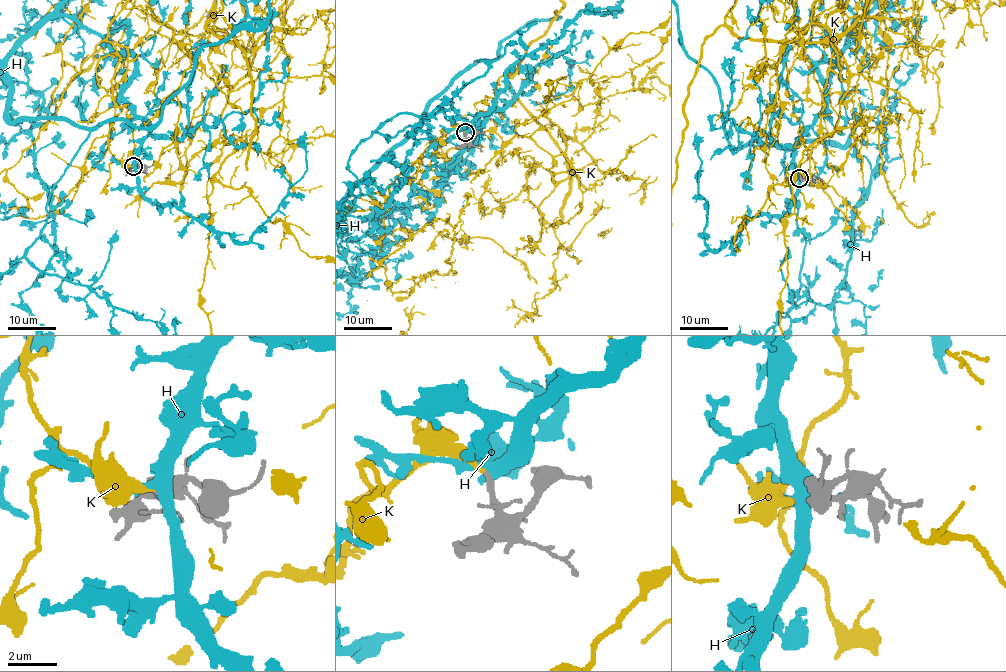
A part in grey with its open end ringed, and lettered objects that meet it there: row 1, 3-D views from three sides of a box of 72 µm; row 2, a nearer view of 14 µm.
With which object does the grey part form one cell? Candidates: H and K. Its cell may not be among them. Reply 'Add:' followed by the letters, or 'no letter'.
Add: no letter

